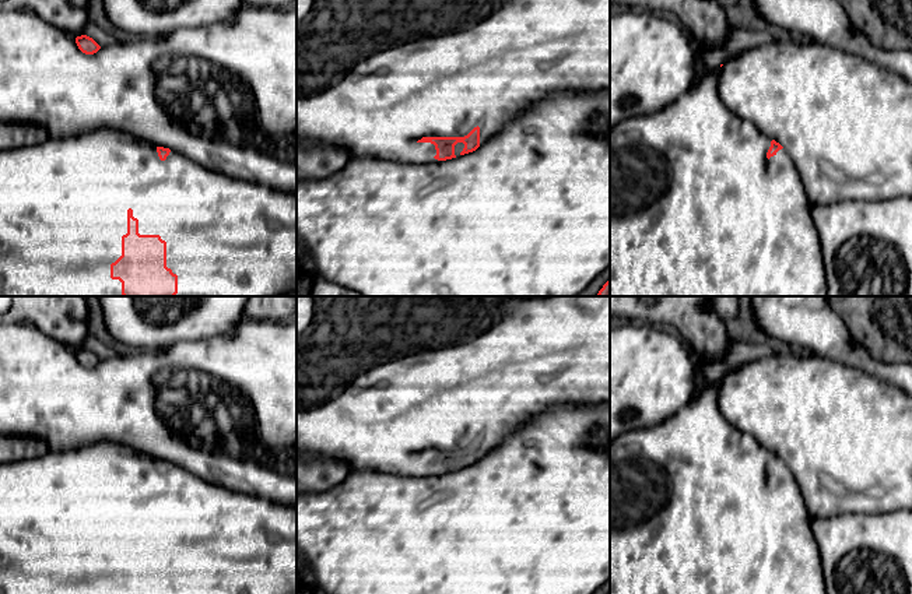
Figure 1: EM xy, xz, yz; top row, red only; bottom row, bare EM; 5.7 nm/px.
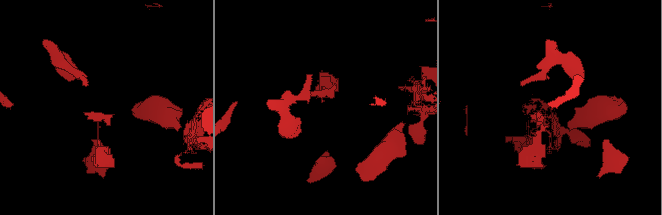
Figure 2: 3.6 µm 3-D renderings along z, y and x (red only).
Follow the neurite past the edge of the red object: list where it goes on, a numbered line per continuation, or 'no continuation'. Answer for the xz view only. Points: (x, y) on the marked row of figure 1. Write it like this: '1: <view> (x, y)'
1: xz (374, 77)

